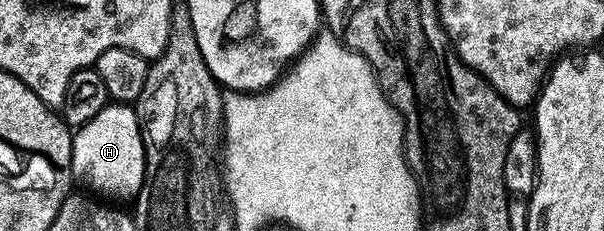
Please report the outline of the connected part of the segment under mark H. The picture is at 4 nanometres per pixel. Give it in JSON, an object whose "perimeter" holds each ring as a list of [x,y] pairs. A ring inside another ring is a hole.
{"perimeter":[[[111,103],[92,123],[74,133],[74,176],[99,198],[114,203],[137,199],[146,178],[146,148],[138,114],[131,106]]]}

